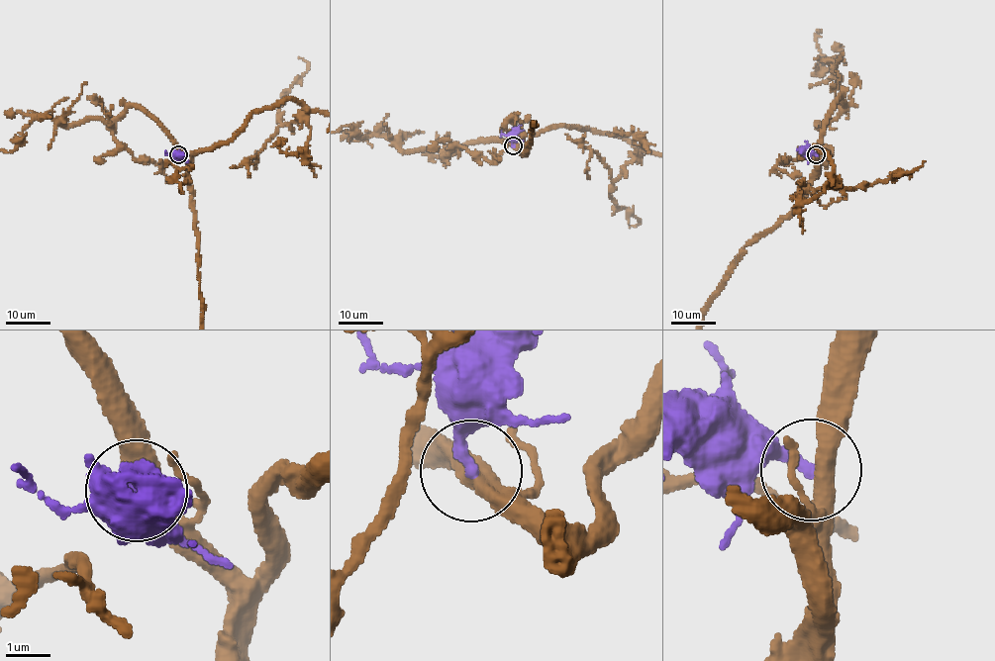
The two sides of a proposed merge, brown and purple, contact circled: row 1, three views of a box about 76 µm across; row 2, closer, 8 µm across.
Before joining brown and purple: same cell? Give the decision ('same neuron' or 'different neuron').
different neuron

